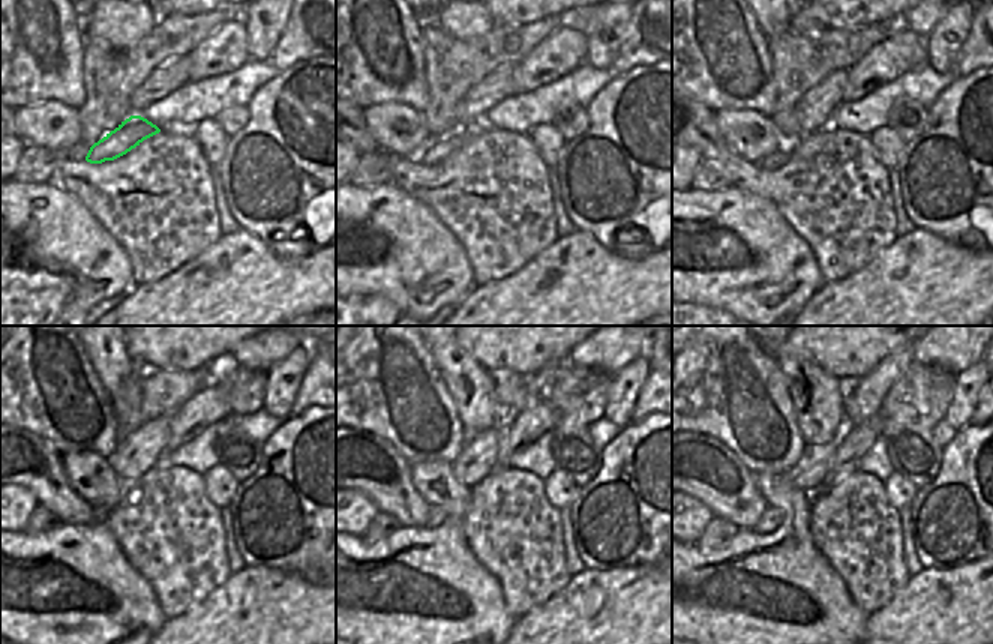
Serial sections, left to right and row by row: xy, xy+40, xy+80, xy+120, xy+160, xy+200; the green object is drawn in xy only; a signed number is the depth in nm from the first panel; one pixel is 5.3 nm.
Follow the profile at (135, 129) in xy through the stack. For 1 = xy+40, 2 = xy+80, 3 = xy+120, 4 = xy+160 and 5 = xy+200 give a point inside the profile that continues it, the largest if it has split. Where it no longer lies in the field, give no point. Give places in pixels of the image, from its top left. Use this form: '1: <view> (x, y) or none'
1: xy+40 (443, 147)
2: xy+80 (776, 159)
3: xy+120 (99, 511)
4: xy+160 (435, 515)
5: xy+200 (771, 517)

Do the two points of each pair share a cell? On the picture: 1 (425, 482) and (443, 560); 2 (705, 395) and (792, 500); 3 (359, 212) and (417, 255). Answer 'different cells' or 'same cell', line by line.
1: same cell
2: different cells
3: same cell

